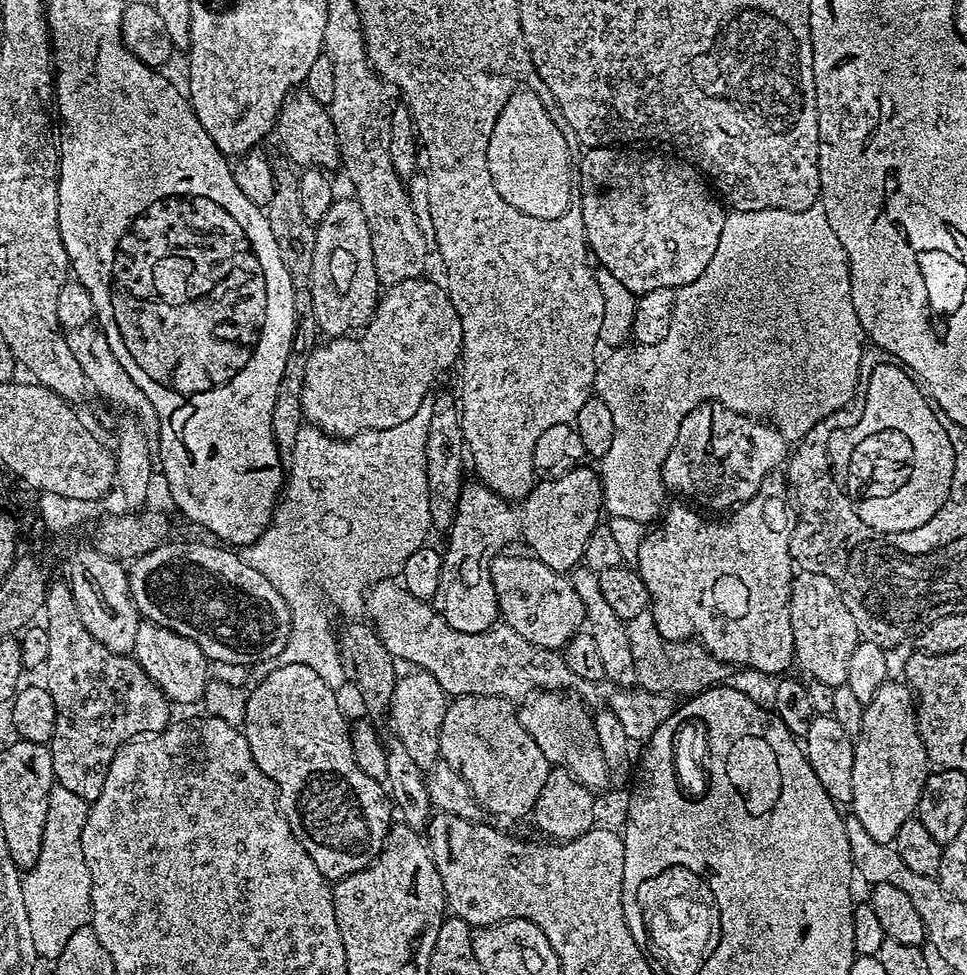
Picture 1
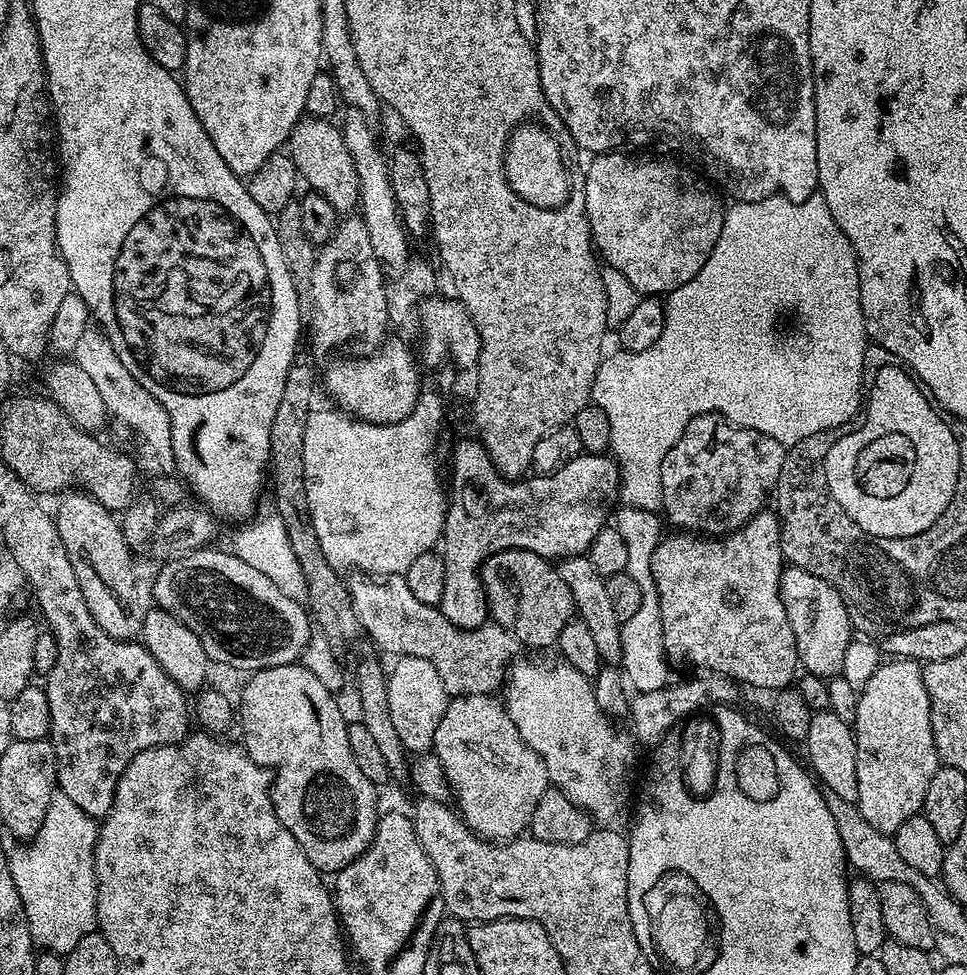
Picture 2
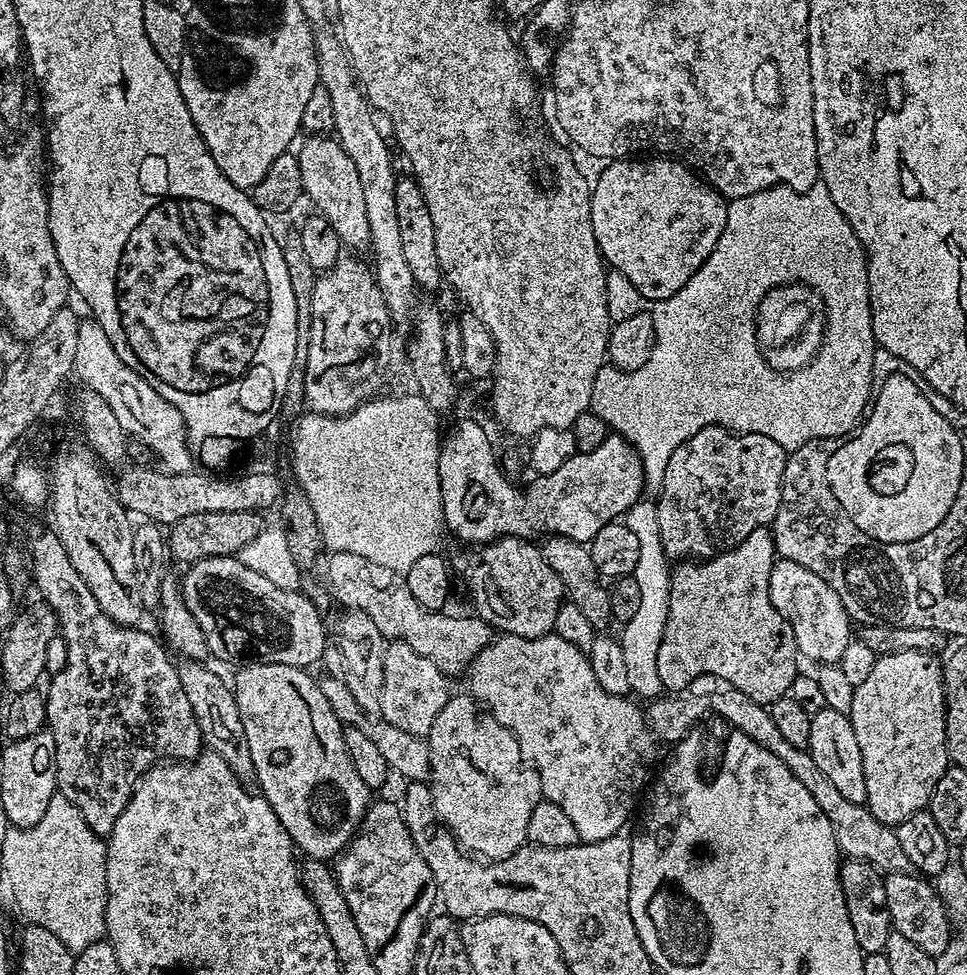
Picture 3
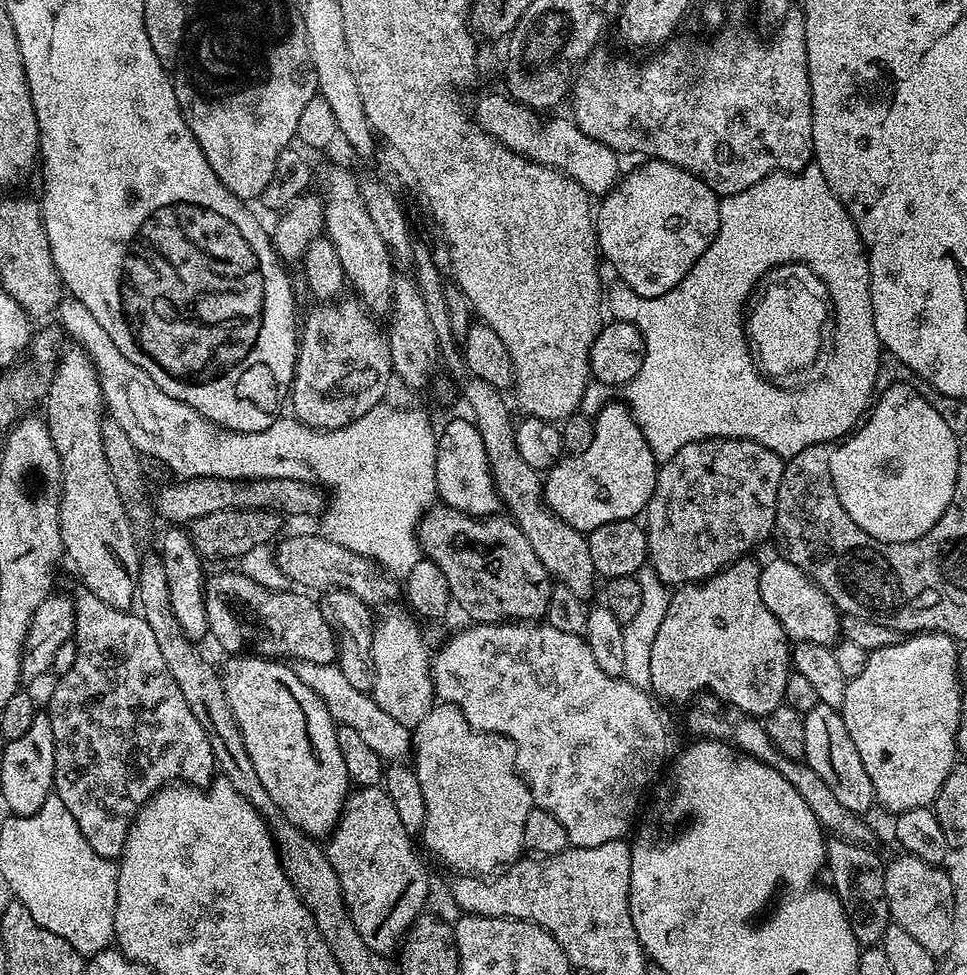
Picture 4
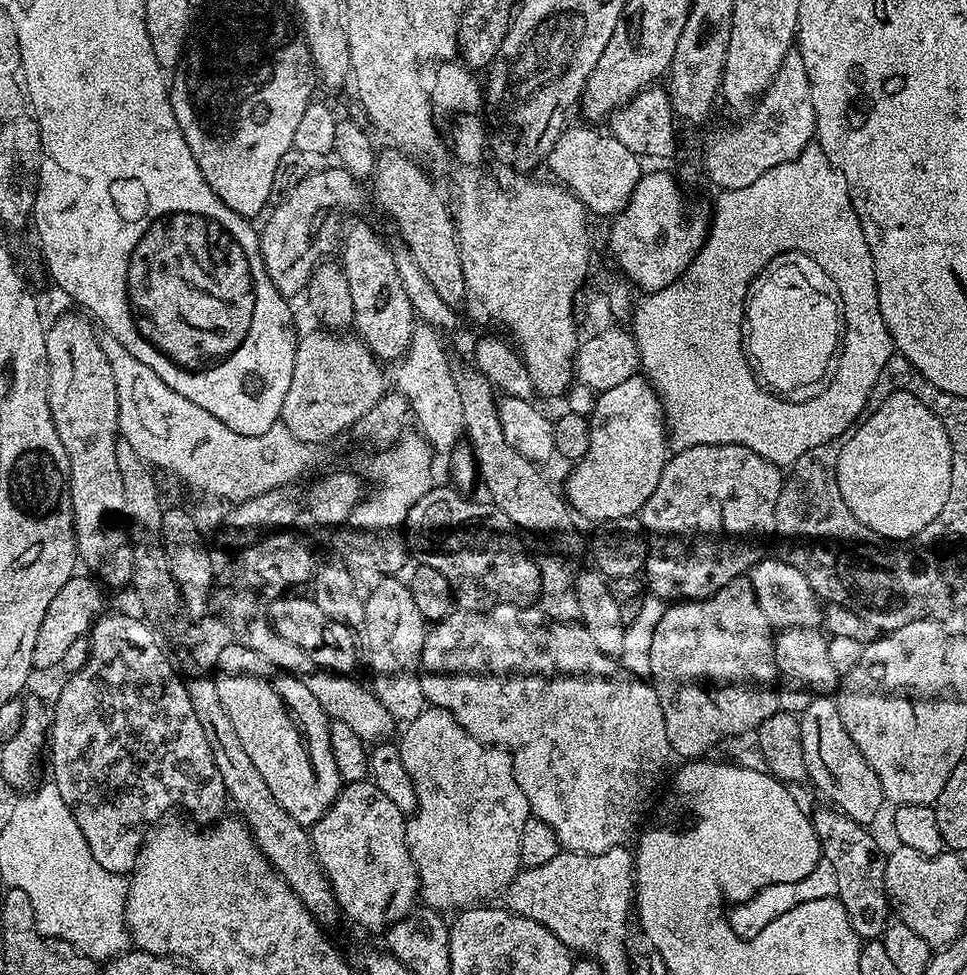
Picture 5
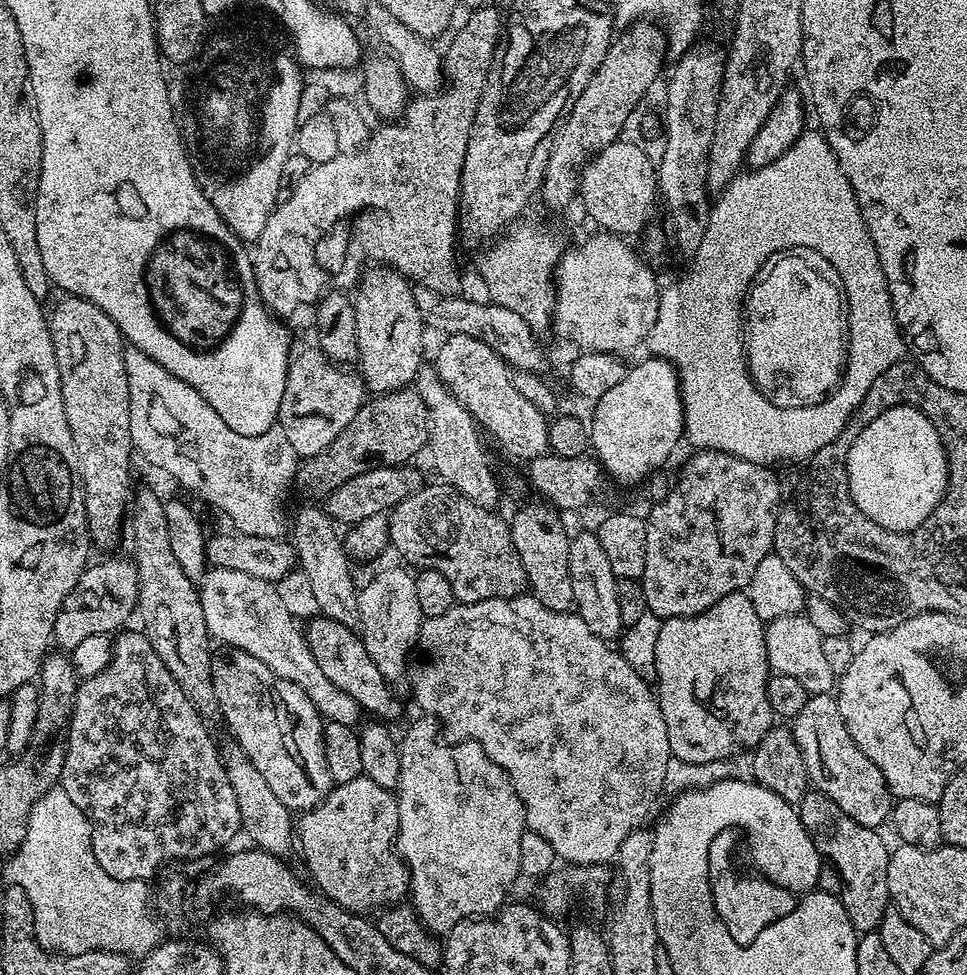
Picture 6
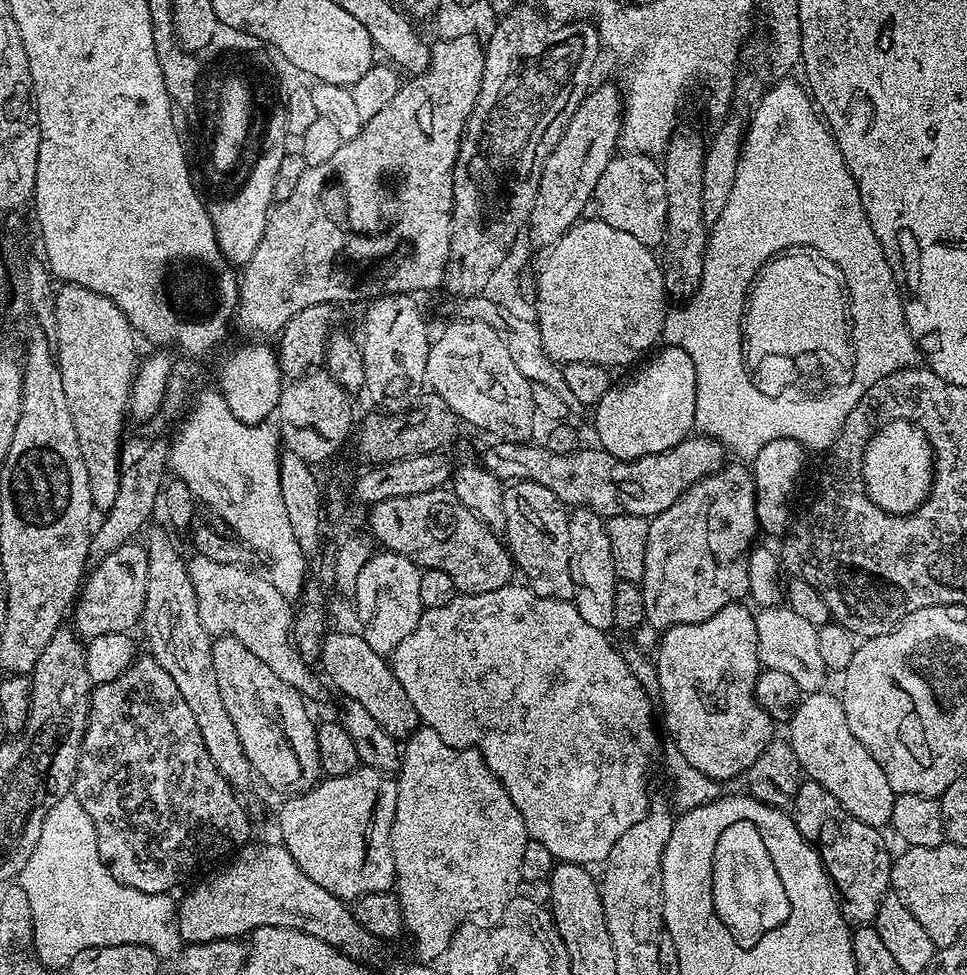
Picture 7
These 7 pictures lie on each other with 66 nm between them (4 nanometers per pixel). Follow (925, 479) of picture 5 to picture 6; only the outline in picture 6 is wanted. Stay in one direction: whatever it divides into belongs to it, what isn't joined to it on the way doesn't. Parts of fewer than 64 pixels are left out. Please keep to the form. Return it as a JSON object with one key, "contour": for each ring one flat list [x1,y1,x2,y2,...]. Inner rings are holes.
{"contour":[[900,402,898,410,884,414,872,426,858,426,854,438,860,440,850,454,850,472,846,464,840,478,834,476,834,470,822,470,822,482,842,488,842,492,834,492,840,506,846,508,848,502,848,508,852,506,858,514,878,520,888,528,912,528,932,510,942,484,946,490,948,458,942,458,936,428,930,428,920,410,926,408,914,402]]}

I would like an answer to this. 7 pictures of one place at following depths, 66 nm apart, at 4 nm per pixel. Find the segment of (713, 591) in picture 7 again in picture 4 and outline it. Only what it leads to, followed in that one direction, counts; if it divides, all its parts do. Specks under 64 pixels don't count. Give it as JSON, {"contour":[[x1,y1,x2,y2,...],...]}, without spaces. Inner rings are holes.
{"contour":[[699,440,682,446,678,454,663,461,656,474,654,494,646,509,648,564,664,584,695,584,743,560,751,548,773,535,776,527,778,486,785,461,774,450,753,440]]}

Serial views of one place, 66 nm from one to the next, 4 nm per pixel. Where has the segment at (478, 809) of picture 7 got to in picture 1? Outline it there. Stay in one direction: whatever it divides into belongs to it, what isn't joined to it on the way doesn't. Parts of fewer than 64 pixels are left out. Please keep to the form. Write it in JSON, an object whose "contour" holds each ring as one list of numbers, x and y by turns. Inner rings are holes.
{"contour":[[493,696,455,697,440,723,440,756,474,790,485,813,527,817,546,785,550,765,512,708,509,701]]}

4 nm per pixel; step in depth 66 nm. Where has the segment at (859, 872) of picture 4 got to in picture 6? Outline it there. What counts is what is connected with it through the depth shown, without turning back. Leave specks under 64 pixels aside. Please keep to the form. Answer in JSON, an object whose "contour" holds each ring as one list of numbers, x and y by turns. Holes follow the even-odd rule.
{"contour":[[809,790,800,799,798,811,802,826,806,826,806,834,810,834,821,857,830,862,841,879,842,890,839,897,857,933,877,931,882,918,890,911,886,882,889,845,884,845,877,829,854,822,850,814,846,814,846,810,838,806,838,802,826,798,826,794,821,792]]}

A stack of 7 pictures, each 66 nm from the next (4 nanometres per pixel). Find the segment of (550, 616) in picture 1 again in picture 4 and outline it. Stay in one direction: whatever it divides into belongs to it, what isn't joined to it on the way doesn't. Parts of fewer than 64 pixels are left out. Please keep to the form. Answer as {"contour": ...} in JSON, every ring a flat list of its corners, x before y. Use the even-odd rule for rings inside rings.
{"contour":[[443,502,433,503,432,507,428,509,427,512,424,513,424,517,420,519,420,526,418,529,418,535,420,538,420,551,423,553,427,559,432,560,434,562,434,566,438,566,438,570,442,570,442,574,446,574,446,583,450,586,450,594,452,595,453,605,458,609,461,608,462,611,465,612,466,615,469,616,469,621,472,622,536,622,541,618,547,617,548,614,548,603,550,602,550,594,552,593,552,585,554,583,553,577,546,570,546,566,542,566,542,562,538,562,538,554,534,554,534,549,531,548,530,542,526,538,526,534,522,534,522,530,517,526,516,521,511,518,505,518,500,514,493,514,487,518,481,518,479,516,470,516,466,512,459,512,458,510,454,510,449,506,449,504,445,504]]}

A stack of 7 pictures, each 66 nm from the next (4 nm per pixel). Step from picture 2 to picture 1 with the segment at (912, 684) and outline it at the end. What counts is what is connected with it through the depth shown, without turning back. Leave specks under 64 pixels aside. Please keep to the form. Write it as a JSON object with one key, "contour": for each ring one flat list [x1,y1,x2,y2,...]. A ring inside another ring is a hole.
{"contour":[[889,682,883,684,871,702,864,706,860,733,854,737,854,798,850,805,851,815,862,822,874,842,892,844,902,822,916,816,916,807,922,794,922,786,930,774,926,746,920,737,916,721,916,705,912,689,907,683]]}

